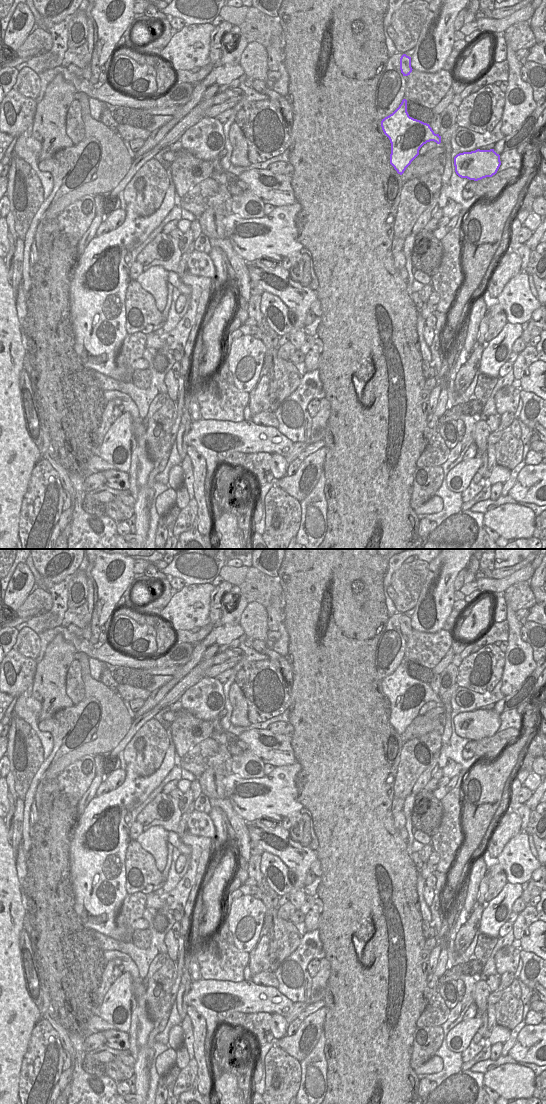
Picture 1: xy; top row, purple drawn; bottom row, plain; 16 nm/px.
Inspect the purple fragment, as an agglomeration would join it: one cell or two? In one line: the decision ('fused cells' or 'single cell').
single cell

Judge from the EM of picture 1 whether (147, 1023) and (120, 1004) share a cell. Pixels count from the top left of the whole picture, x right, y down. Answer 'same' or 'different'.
different

